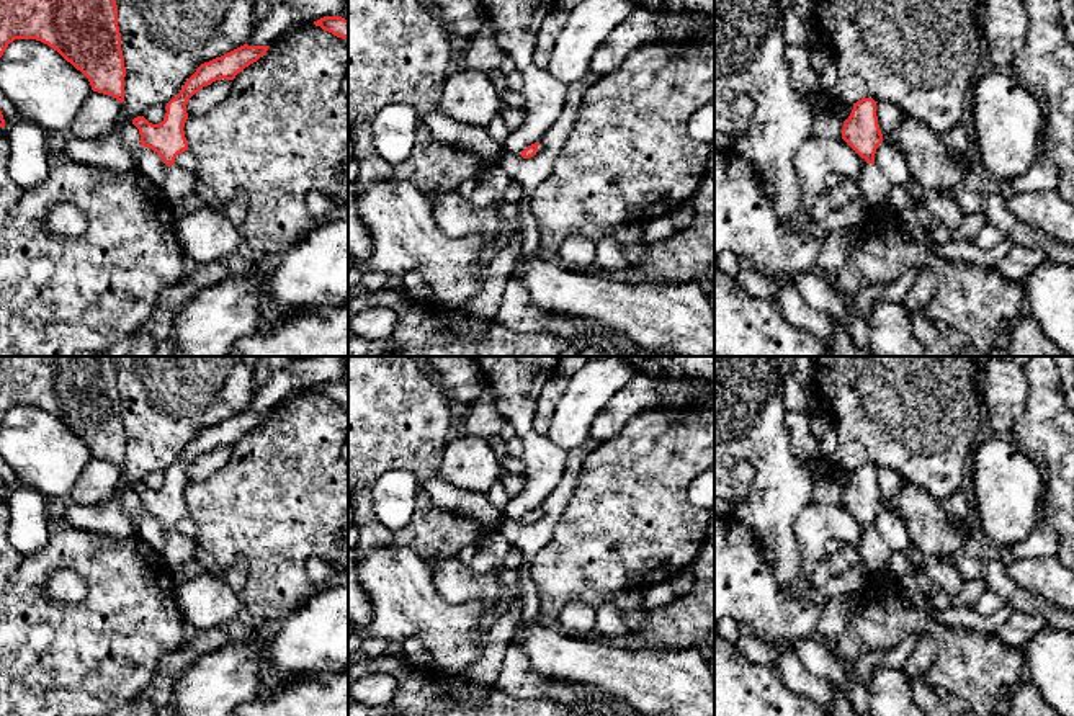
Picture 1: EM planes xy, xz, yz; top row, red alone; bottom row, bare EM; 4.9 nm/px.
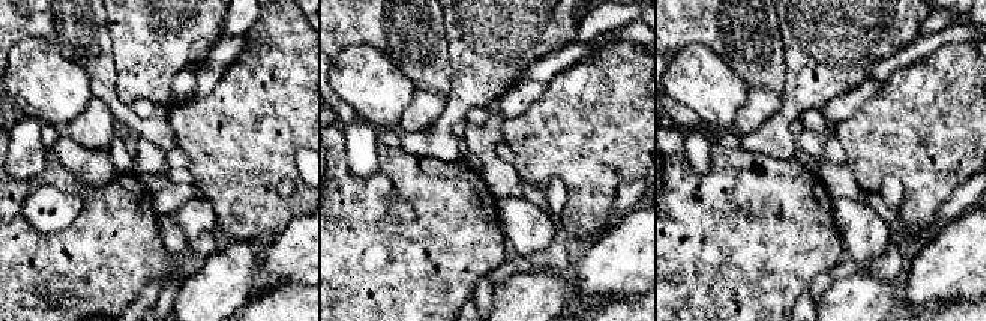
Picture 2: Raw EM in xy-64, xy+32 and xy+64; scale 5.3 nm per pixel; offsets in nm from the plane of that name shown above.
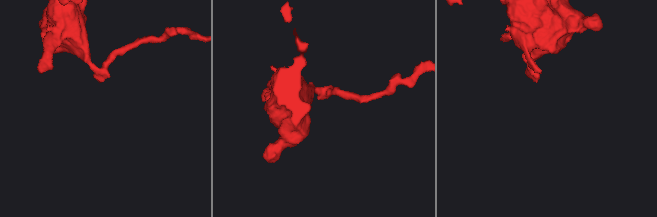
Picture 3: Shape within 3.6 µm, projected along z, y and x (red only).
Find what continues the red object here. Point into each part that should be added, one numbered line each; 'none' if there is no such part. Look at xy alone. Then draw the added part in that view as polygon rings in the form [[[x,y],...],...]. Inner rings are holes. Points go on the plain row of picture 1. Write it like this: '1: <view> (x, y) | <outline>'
1: xy (178, 550) | [[[173,530],[167,533],[162,556],[172,569],[181,567],[195,559],[195,543]]]

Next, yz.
1: yz (875, 553) | [[[865,530],[861,541],[855,548],[860,553],[861,562],[865,562],[871,572],[888,572],[893,551],[876,530]]]

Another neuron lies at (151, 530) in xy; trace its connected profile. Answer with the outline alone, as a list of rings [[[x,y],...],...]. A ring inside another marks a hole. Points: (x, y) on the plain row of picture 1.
[[[139,512],[137,515],[139,531],[137,535],[157,553],[162,553],[165,546],[167,531],[157,518],[149,513]]]

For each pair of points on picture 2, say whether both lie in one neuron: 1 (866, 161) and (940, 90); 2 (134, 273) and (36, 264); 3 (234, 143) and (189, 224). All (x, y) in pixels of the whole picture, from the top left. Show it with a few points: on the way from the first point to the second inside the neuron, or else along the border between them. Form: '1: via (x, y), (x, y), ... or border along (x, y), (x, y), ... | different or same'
1: via (884, 143), (922, 108) | same
2: via (110, 270), (60, 270) | same
3: border along (204, 195), (212, 204), (218, 230) | different

